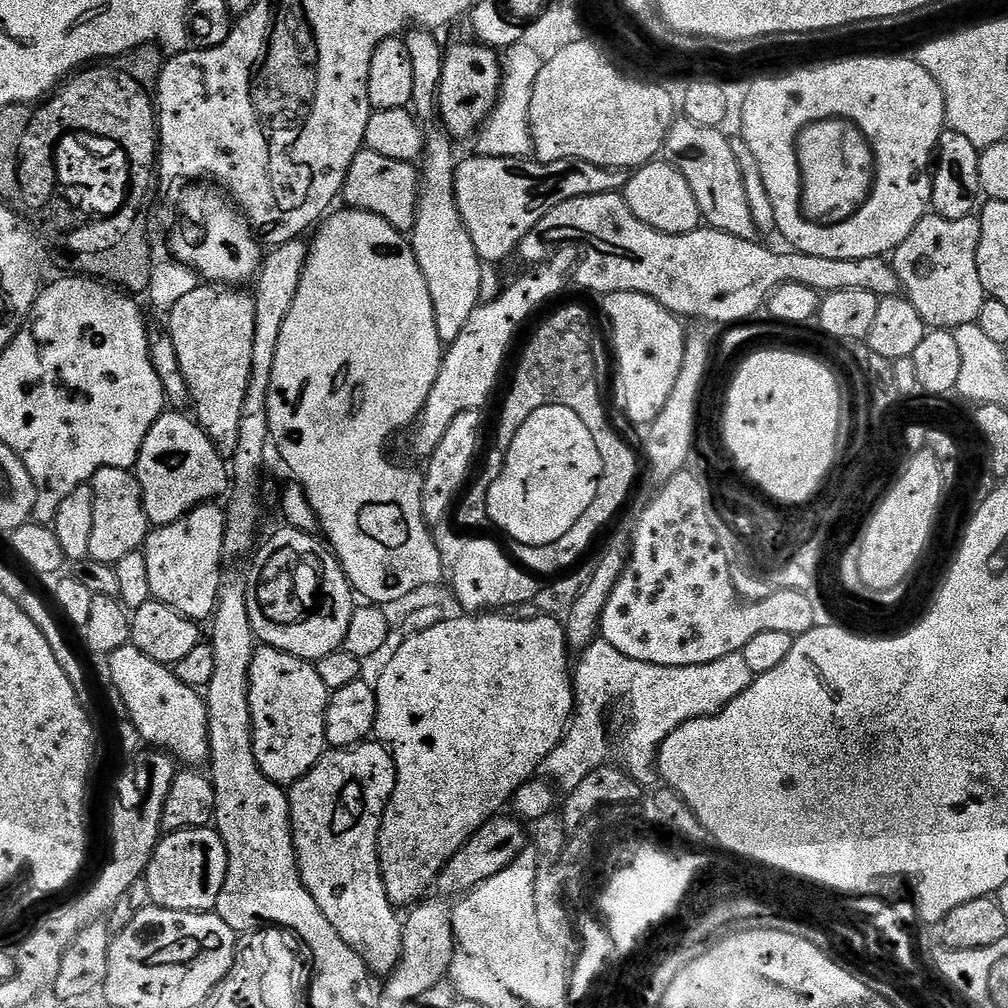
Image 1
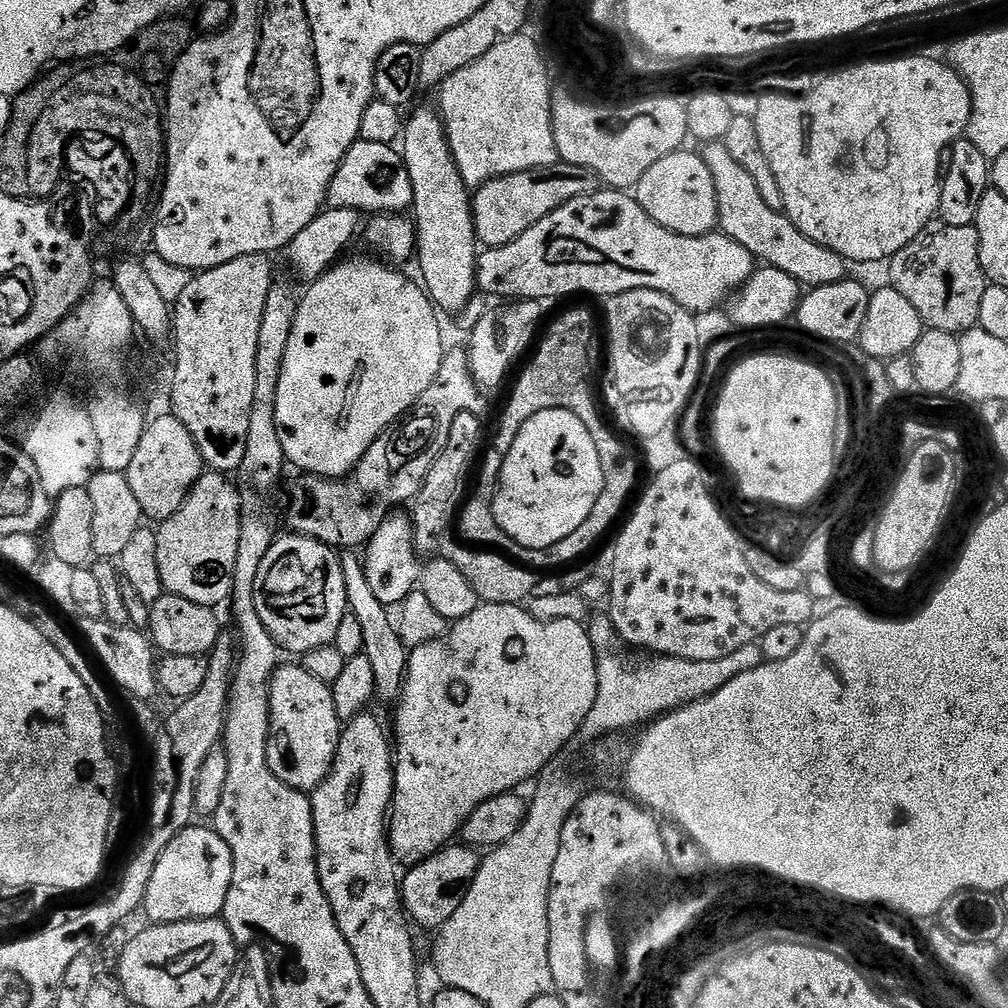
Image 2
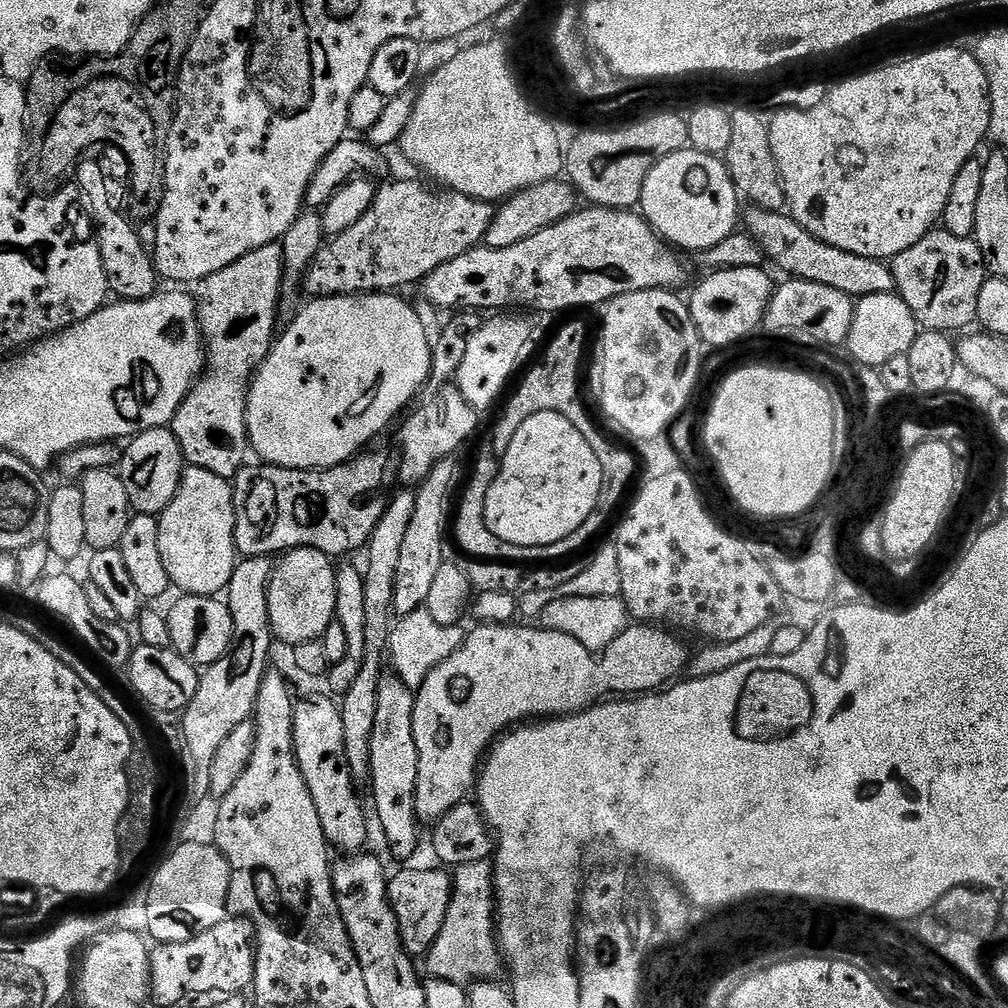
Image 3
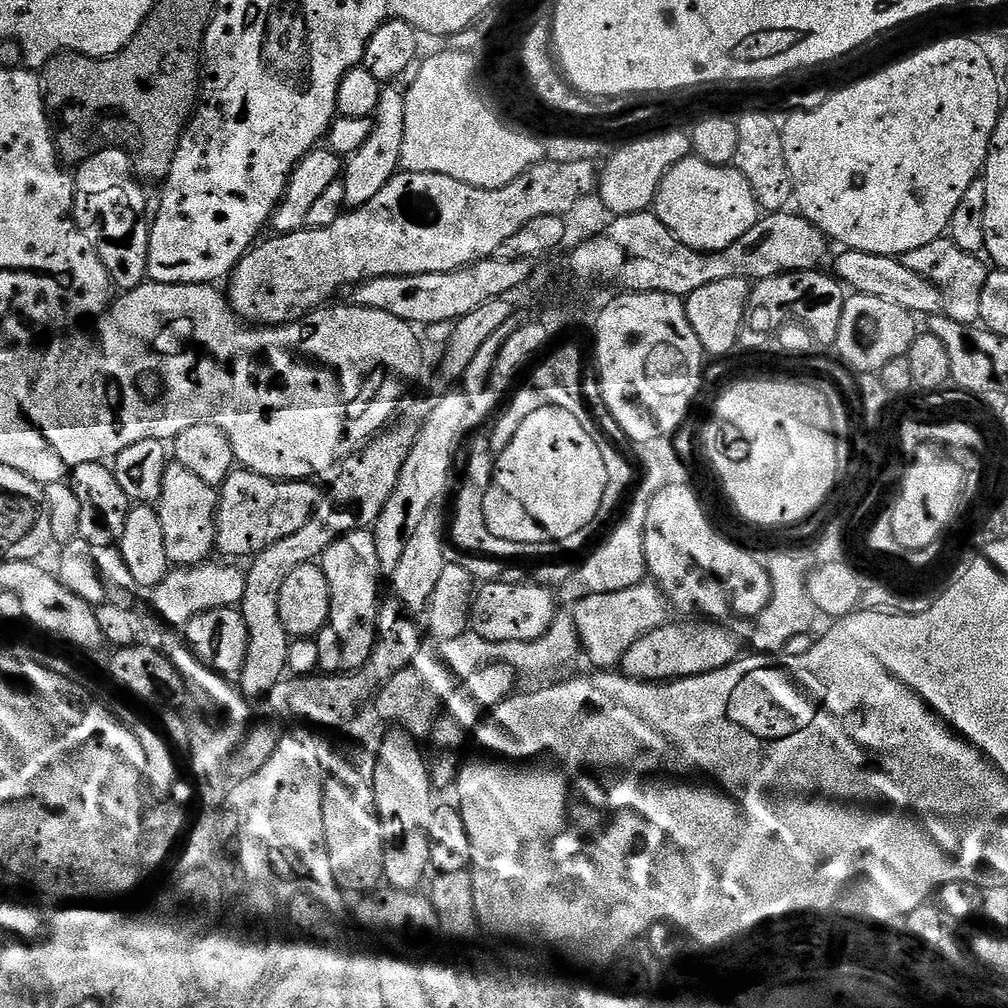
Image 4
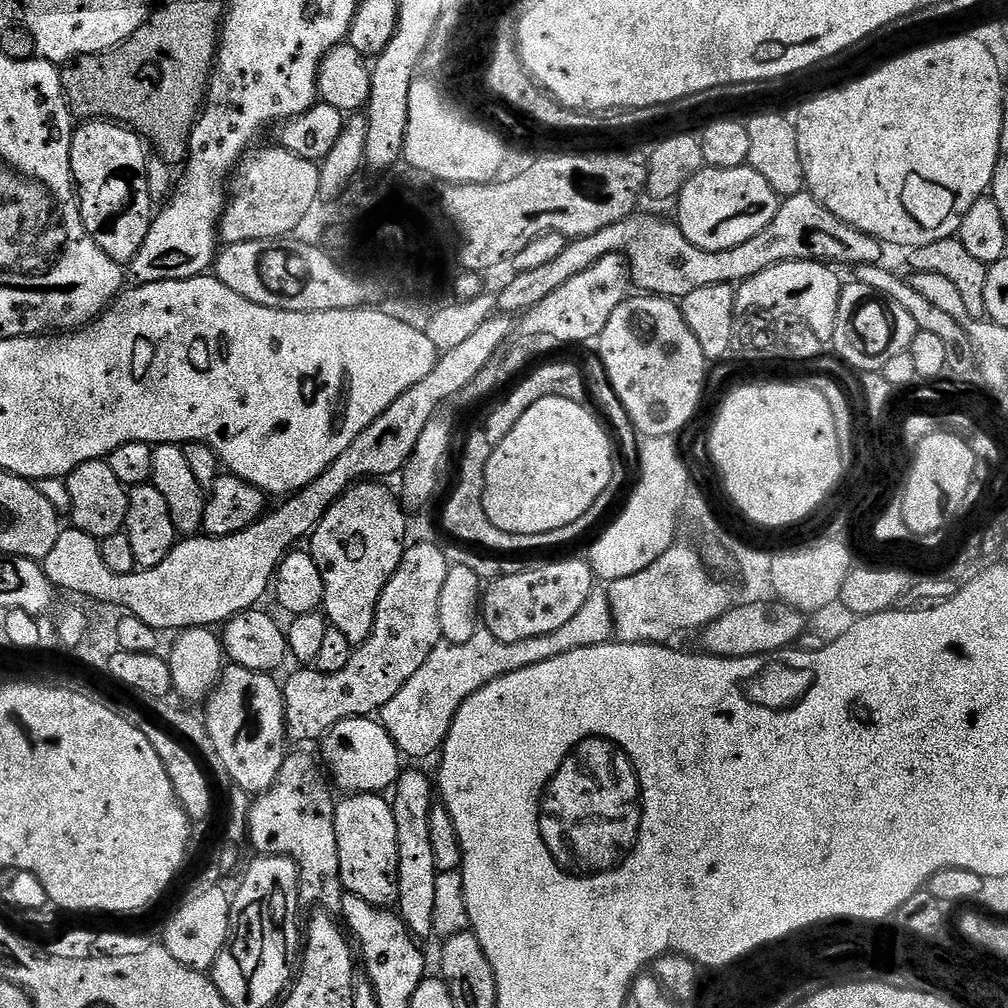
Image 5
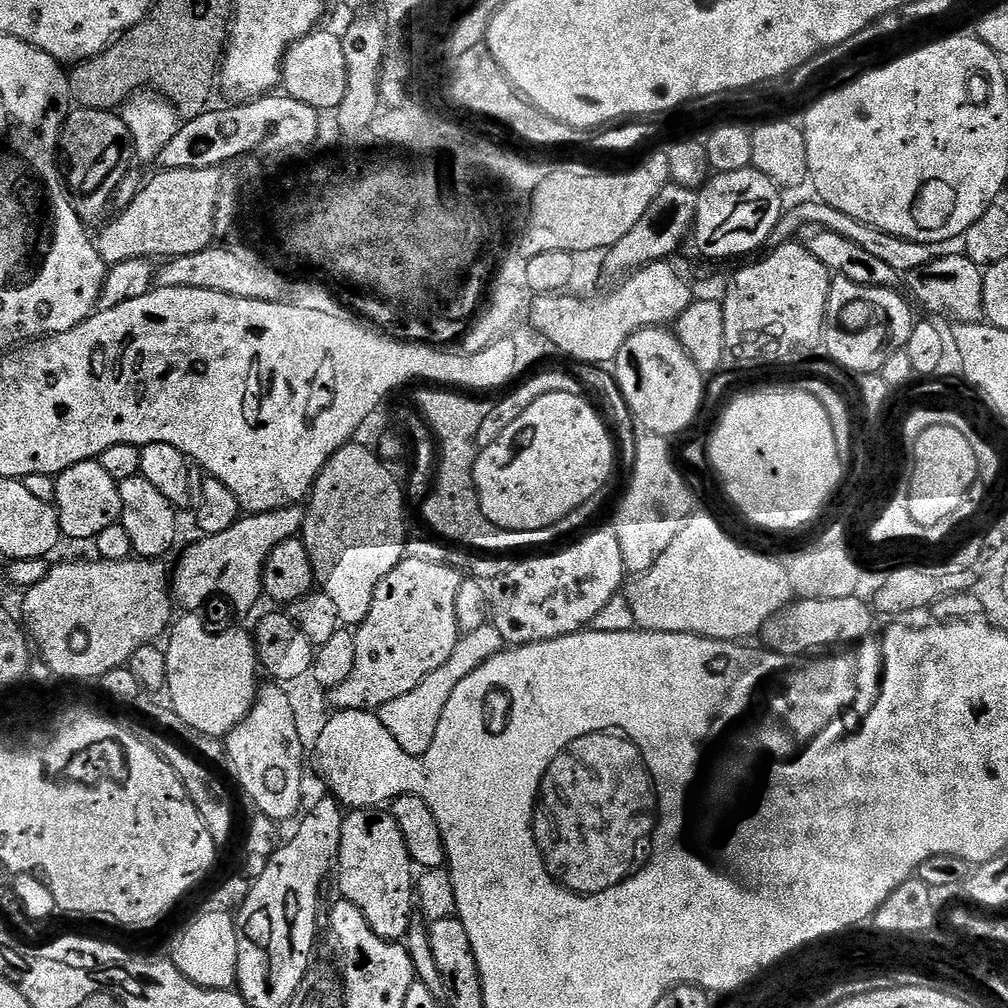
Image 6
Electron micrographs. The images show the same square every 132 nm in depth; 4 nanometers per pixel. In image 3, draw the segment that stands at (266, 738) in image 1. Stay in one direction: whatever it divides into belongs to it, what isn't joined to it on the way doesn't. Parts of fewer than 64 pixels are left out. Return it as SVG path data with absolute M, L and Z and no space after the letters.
M316 696L294 707L292 737L296 743L296 764L300 767L310 798L318 809L318 818L324 827L324 837L333 849L364 850L368 844L368 816L356 793L357 781L346 754L346 734L342 734L342 714L337 701Z

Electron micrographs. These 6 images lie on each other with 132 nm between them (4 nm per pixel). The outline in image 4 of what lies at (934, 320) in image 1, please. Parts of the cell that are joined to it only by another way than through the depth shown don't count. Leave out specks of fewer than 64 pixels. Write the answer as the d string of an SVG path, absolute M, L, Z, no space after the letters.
M951 238L935 240L930 246L918 246L918 250L910 250L902 257L906 269L928 279L941 292L943 315L963 324L976 324L980 319L982 286L986 286L990 271L989 265L980 259L977 253L959 248Z

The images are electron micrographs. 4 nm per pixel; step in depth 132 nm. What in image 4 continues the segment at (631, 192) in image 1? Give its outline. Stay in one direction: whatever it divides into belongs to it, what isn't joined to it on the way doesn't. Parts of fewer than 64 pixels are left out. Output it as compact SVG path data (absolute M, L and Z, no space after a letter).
M690 154L682 162L675 164L662 178L660 189L656 191L654 205L656 217L671 230L686 246L699 252L721 252L730 246L730 242L738 242L750 226L754 226L762 215L760 203L754 198L754 190L750 190L750 182L734 166L708 164L699 156Z

